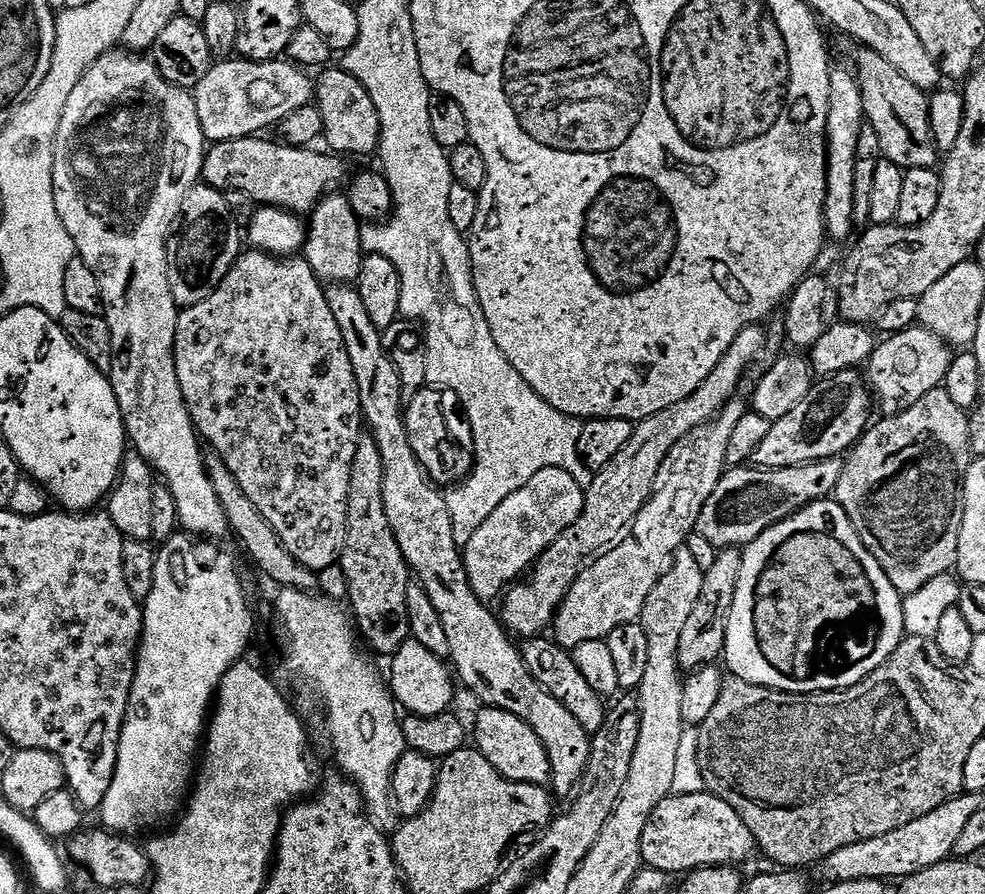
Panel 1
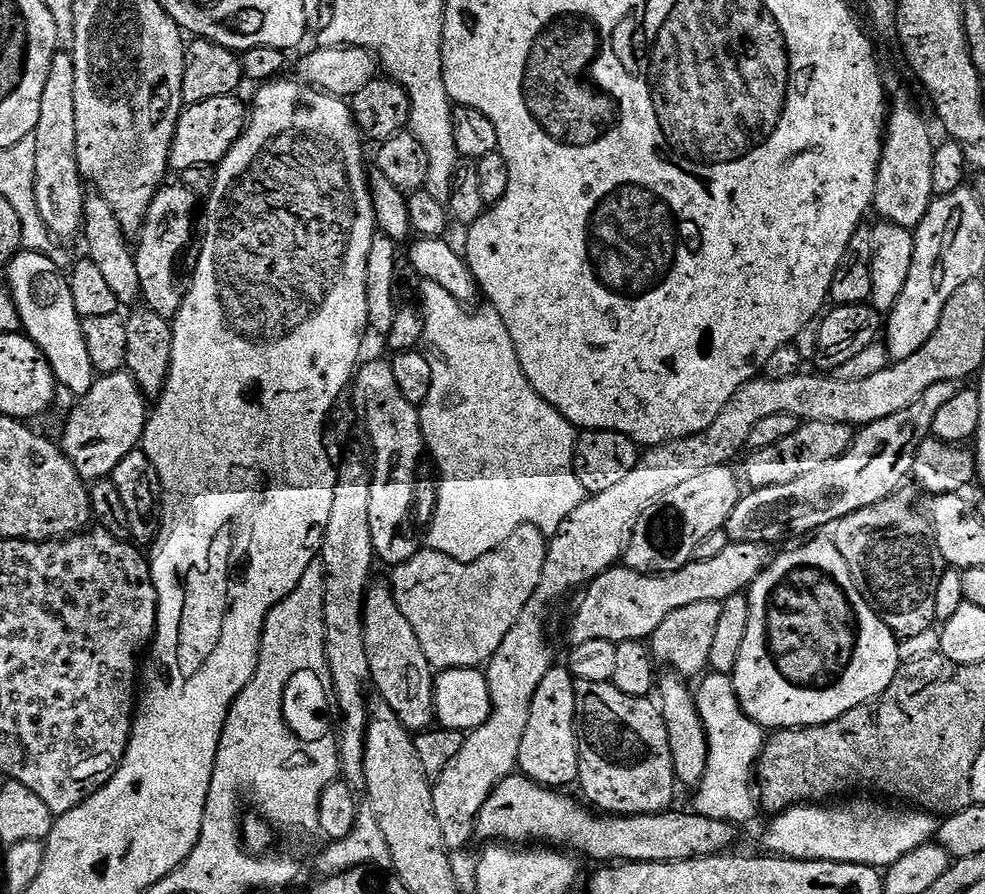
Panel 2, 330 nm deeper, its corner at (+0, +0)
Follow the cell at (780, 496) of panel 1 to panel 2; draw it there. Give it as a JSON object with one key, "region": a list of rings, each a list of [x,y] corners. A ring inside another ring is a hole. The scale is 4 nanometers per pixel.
{"region":[[[961,381],[937,382],[926,390],[926,394],[922,394],[922,398],[918,398],[918,402],[906,406],[906,410],[898,410],[898,414],[890,414],[890,418],[863,425],[855,433],[844,456],[825,462],[818,466],[818,470],[795,482],[786,482],[786,486],[745,491],[738,506],[734,506],[734,514],[730,514],[723,526],[729,541],[773,546],[782,543],[787,536],[808,538],[819,533],[816,532],[819,528],[827,529],[837,520],[897,495],[901,491],[900,483],[911,477],[918,446],[932,436],[934,414],[938,414],[938,410],[942,410],[942,406],[946,406],[946,402],[952,401],[961,391]]]}

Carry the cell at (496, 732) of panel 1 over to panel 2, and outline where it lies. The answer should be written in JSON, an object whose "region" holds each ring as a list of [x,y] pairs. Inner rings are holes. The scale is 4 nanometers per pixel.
{"region":[[[554,666],[548,671],[546,678],[542,678],[538,690],[534,690],[534,702],[530,702],[530,722],[526,722],[526,734],[522,738],[522,750],[518,750],[516,767],[523,775],[529,776],[533,782],[542,784],[545,788],[564,790],[567,789],[567,784],[575,785],[580,779],[580,746],[576,743],[576,682],[576,677],[568,671],[567,667]]]}

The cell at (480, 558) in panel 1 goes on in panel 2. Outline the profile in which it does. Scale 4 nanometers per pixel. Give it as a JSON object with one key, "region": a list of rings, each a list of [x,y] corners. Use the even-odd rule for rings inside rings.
{"region":[[[527,524],[518,526],[518,530],[502,542],[502,546],[469,564],[458,562],[441,552],[421,550],[410,562],[391,569],[390,587],[398,602],[398,610],[402,610],[402,614],[406,614],[406,622],[414,626],[418,642],[422,642],[422,654],[426,654],[433,669],[480,668],[487,665],[498,646],[502,646],[502,638],[510,634],[514,622],[518,622],[522,610],[538,590],[549,543],[549,537],[543,536],[534,525]]]}

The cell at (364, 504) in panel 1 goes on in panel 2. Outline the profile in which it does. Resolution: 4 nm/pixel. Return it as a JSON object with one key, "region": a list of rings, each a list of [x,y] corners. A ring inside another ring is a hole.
{"region":[[[373,583],[364,595],[364,633],[366,634],[366,658],[370,662],[370,680],[377,688],[379,699],[385,700],[398,714],[402,726],[417,734],[431,729],[436,720],[434,694],[436,682],[431,662],[422,654],[422,642],[418,642],[418,634],[414,634],[414,626],[406,622],[406,614],[398,610],[398,602],[394,598],[391,587],[387,583]]]}

